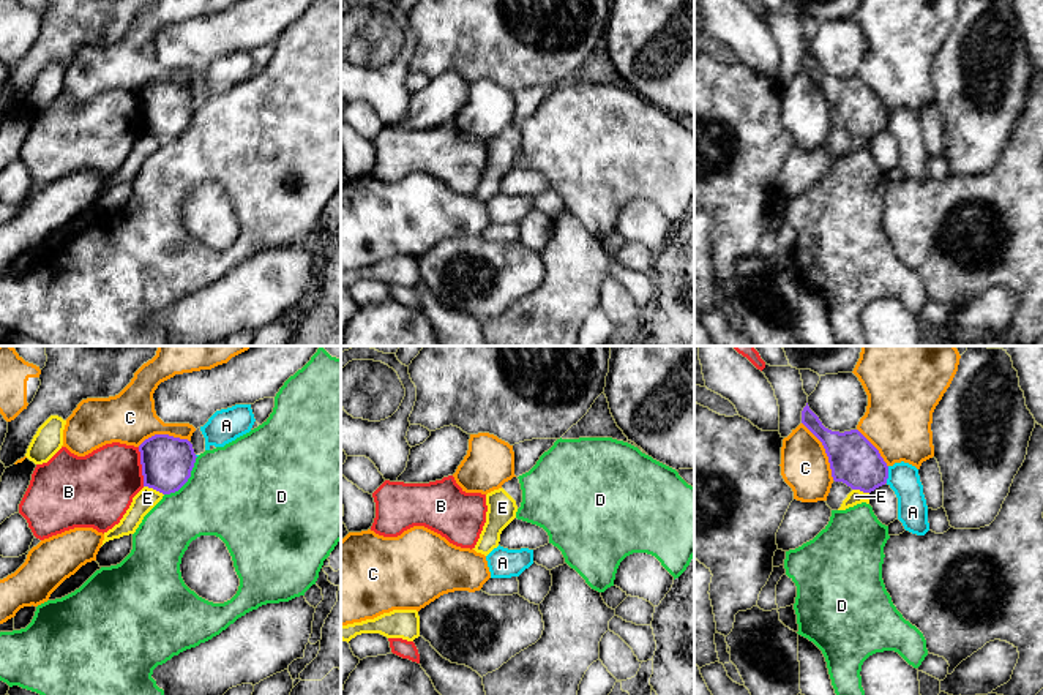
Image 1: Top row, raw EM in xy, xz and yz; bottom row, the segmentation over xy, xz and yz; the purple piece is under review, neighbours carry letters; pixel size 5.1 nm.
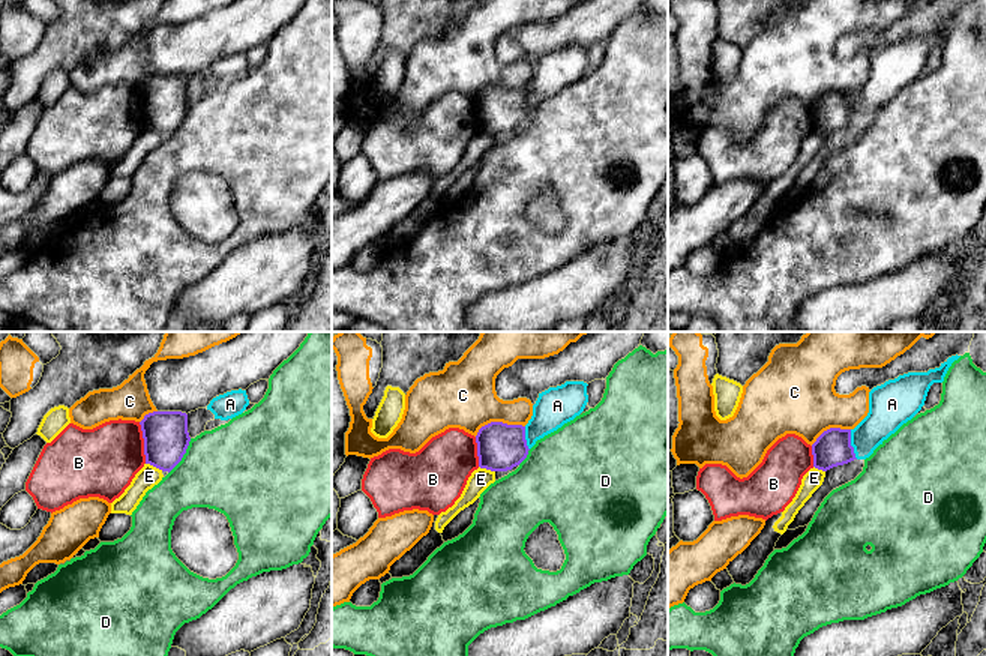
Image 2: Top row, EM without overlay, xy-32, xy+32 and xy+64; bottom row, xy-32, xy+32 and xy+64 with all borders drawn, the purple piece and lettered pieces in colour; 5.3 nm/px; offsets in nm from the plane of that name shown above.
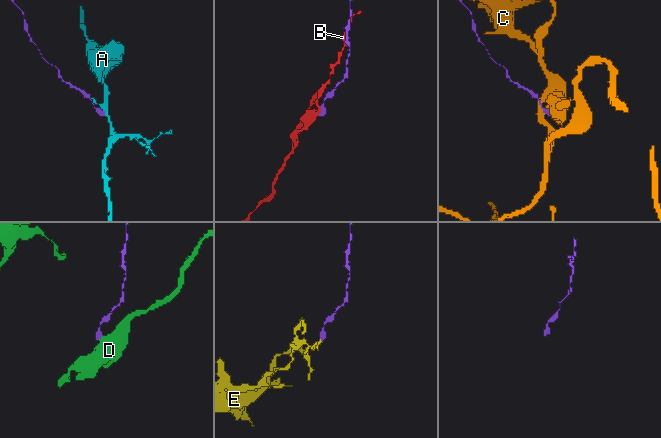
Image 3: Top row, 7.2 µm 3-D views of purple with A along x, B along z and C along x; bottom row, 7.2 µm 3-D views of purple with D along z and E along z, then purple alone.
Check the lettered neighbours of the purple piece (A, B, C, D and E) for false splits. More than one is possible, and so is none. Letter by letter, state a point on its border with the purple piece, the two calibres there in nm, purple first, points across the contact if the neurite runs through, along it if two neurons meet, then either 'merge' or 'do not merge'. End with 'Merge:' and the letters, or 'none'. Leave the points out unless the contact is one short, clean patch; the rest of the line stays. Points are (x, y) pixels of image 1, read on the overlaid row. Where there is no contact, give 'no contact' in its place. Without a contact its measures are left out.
A: meets purple in yz at (887, 474); 240 nm thick on the purple side, 160 nm on the other; do not merge
B: meets purple in xy at (142, 466); 260 nm thick on the purple side, 360 nm on the other; border along xy (138, 447), (144, 485); do not merge
C: meets purple in yz at (826, 450); 240 nm thick on the purple side, 240 nm on the other; do not merge
D: meets purple in xy at (186, 480); 260 nm thick on the purple side, 480 nm on the other; border along xy (198, 457), (191, 476), (177, 490), (164, 495); do not merge
E: meets purple in xy at (153, 488); 260 nm thick on the purple side, 110 nm on the other; border along xy (144, 485), (163, 495); do not merge
Merge: none

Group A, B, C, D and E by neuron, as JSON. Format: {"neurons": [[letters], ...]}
{"neurons": [["A"], ["B"], ["C"], ["D"], ["E"]]}

